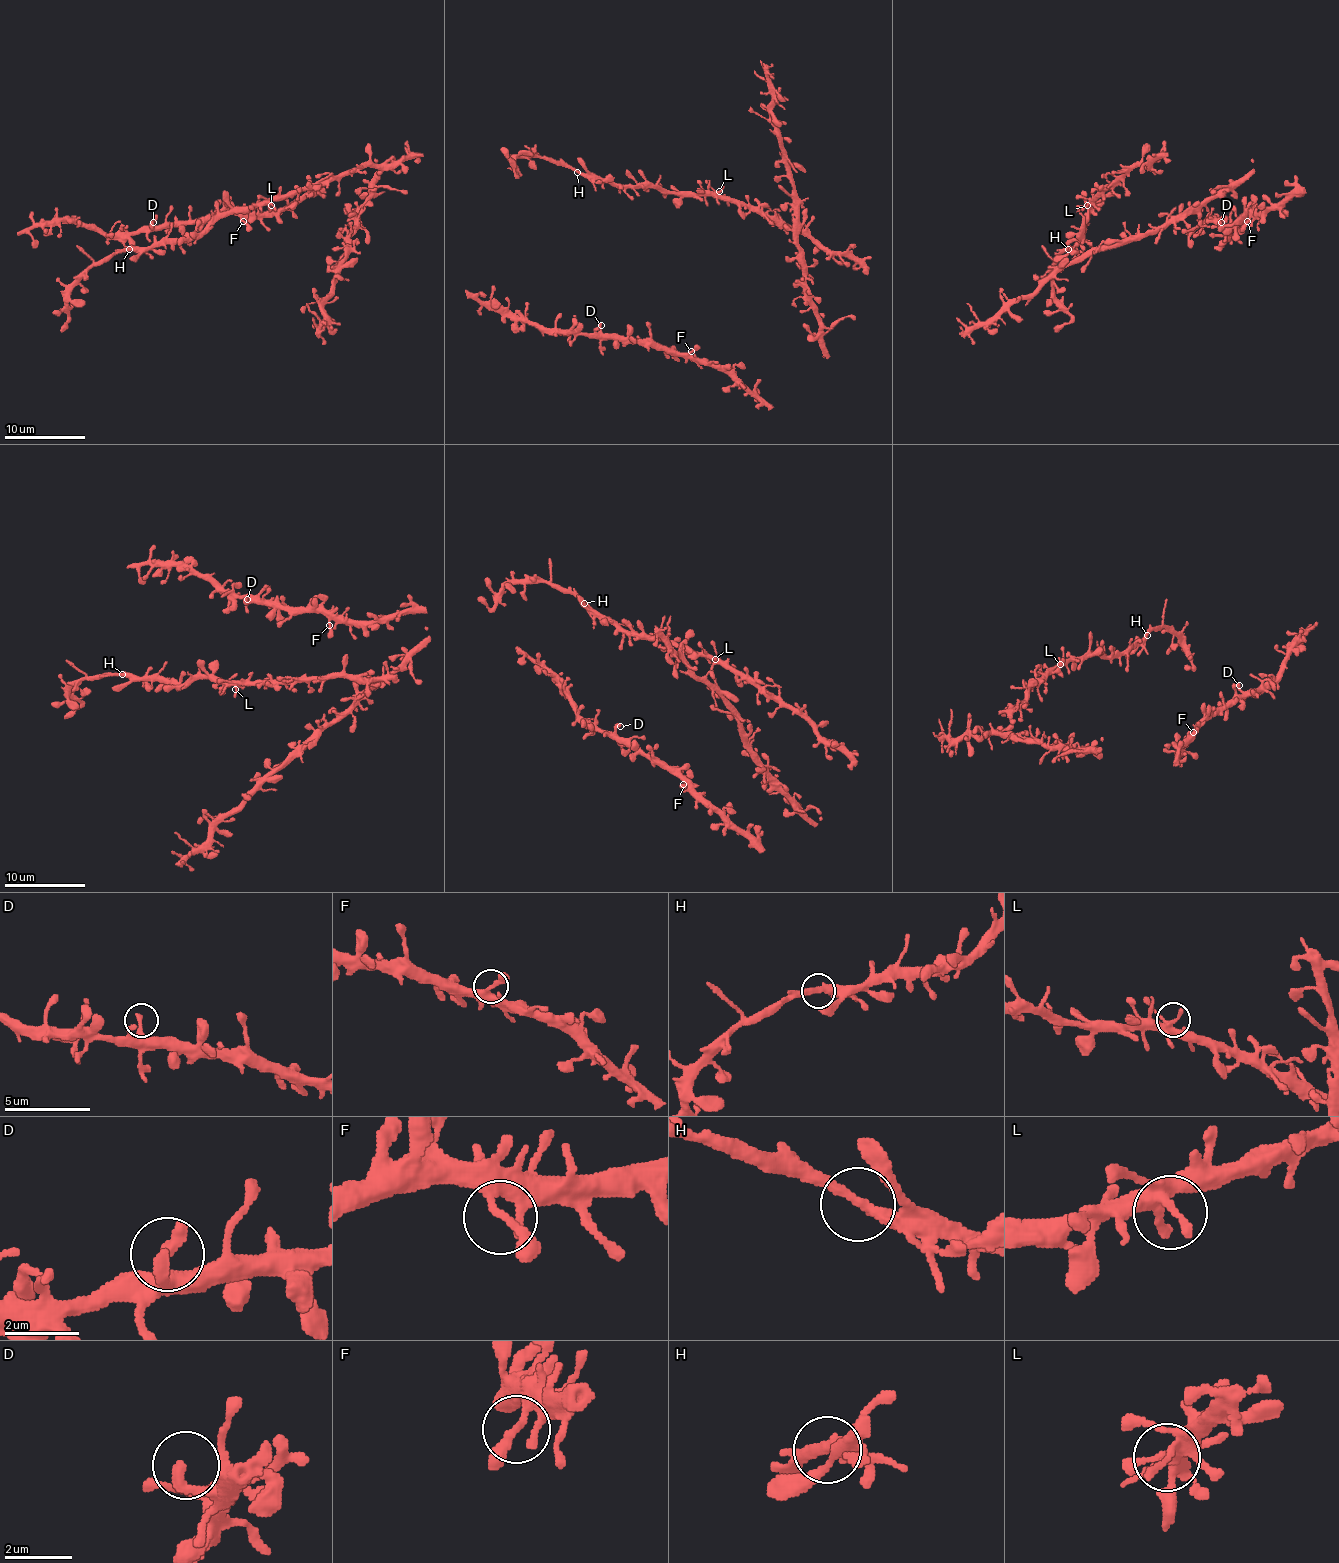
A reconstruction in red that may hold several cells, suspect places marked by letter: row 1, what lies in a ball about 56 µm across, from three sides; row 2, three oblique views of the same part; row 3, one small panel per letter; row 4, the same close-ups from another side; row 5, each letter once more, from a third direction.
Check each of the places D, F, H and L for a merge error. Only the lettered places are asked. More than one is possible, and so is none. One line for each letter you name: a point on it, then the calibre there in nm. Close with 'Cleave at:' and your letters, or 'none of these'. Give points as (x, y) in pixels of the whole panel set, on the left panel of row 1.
Cleave at: none of these

